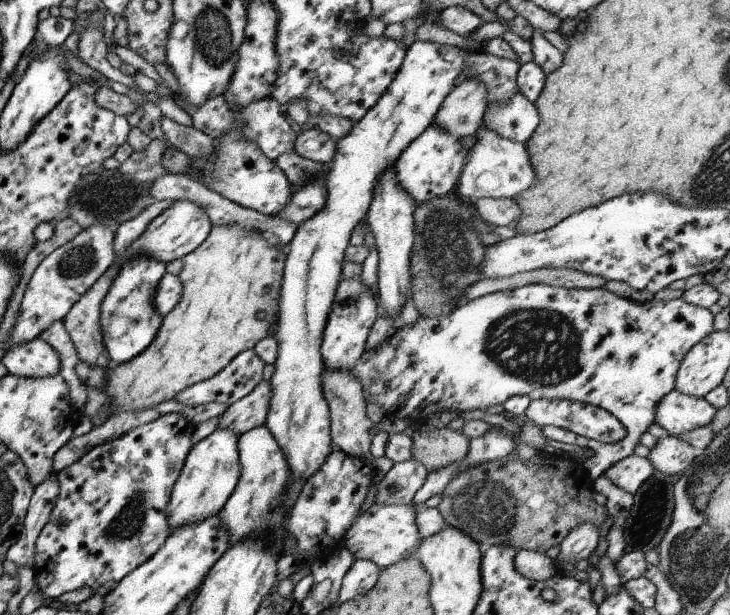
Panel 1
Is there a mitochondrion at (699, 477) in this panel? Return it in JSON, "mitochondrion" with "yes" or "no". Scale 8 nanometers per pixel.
{"mitochondrion":"yes"}

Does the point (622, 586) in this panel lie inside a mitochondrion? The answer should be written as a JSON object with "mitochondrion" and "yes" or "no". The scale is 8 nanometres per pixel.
{"mitochondrion":"no"}

